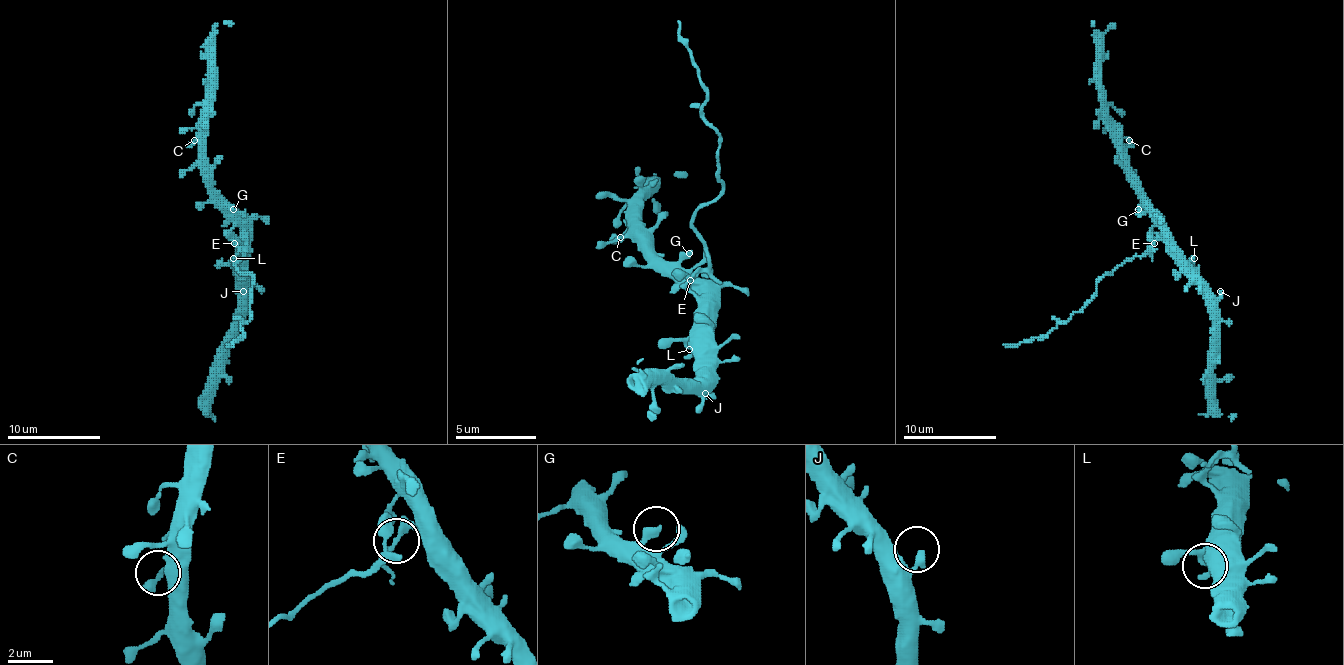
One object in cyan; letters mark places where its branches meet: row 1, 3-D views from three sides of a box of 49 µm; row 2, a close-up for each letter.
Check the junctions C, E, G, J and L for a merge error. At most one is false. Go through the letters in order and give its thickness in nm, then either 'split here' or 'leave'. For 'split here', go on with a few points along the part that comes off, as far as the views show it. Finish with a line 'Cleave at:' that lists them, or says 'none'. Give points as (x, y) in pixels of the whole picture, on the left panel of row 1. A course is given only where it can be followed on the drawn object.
C: calibre 320 nm; leave
E: calibre 240 nm; split here; course (233, 242), (245, 251), (236, 268), (252, 277), (252, 296), (250, 319), (240, 326), (243, 335), (226, 344)
G: calibre 400 nm; leave
J: calibre 400 nm; leave
L: calibre 260 nm; leave
Cleave at: E

